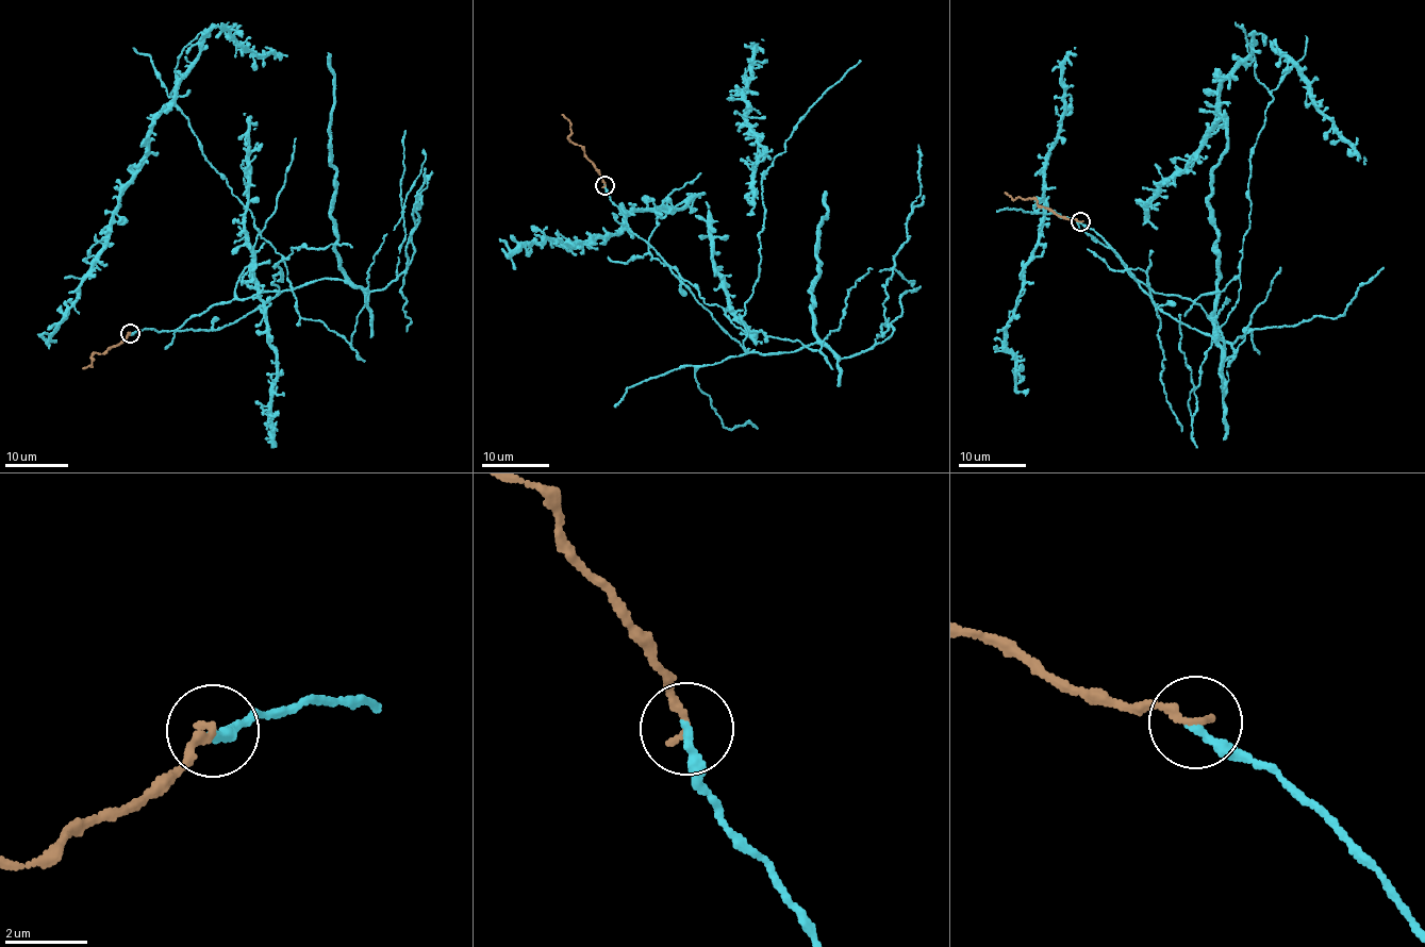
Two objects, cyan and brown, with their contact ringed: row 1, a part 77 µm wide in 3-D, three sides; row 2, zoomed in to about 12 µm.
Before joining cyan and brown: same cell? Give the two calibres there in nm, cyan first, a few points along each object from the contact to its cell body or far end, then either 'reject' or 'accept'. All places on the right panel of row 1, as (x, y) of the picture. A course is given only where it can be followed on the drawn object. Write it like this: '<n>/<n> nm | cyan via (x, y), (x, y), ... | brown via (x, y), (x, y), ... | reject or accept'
240/220 nm | cyan via (1080, 221), (1231, 344), (1225, 395), (1225, 291), (1179, 316), (1191, 415), (1239, 299), (1254, 60), (1158, 229) | brown via (1080, 221), (1040, 208), (1033, 198), (1011, 199), (1005, 190) | accept

